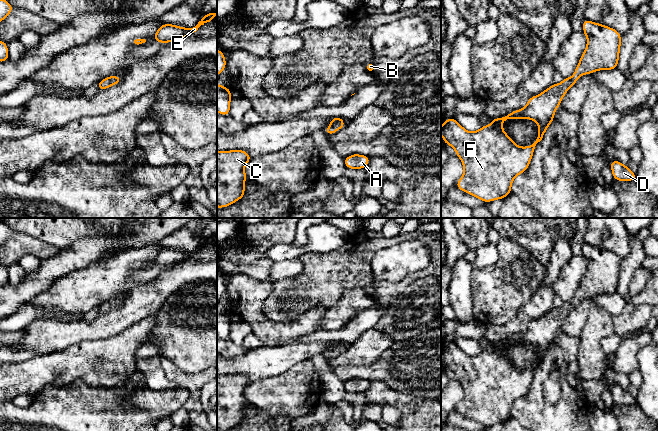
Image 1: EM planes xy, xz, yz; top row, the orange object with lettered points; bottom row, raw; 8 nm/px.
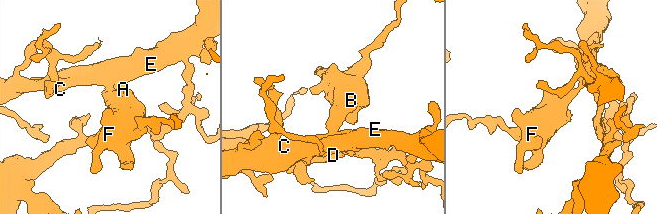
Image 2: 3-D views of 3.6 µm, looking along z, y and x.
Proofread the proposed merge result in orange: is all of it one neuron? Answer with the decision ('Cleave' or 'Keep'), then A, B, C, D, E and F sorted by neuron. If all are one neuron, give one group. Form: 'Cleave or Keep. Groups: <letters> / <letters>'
Keep. Groups: A B C D E F

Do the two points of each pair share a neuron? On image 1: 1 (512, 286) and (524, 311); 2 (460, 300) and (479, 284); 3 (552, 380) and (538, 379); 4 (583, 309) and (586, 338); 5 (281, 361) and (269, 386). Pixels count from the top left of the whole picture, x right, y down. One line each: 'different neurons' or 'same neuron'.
1: different neurons
2: different neurons
3: different neurons
4: different neurons
5: different neurons

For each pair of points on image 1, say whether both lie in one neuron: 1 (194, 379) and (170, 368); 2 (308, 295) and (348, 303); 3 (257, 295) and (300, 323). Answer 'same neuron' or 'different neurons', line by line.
1: same neuron
2: different neurons
3: same neuron

